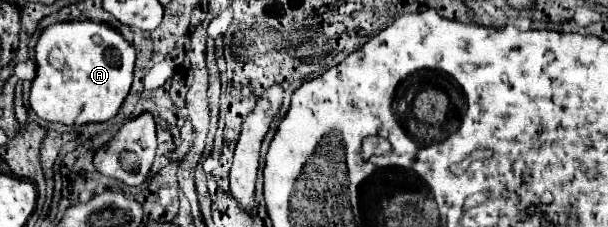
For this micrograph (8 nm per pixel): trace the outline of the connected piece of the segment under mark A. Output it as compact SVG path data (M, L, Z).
M67 21L67 23L55 23L41 33L35 47L35 63L37 63L37 75L31 83L31 93L29 93L29 105L35 111L35 115L49 123L85 125L85 123L109 121L117 115L121 103L125 101L131 89L135 49L123 39L121 33L109 29L105 23Z

